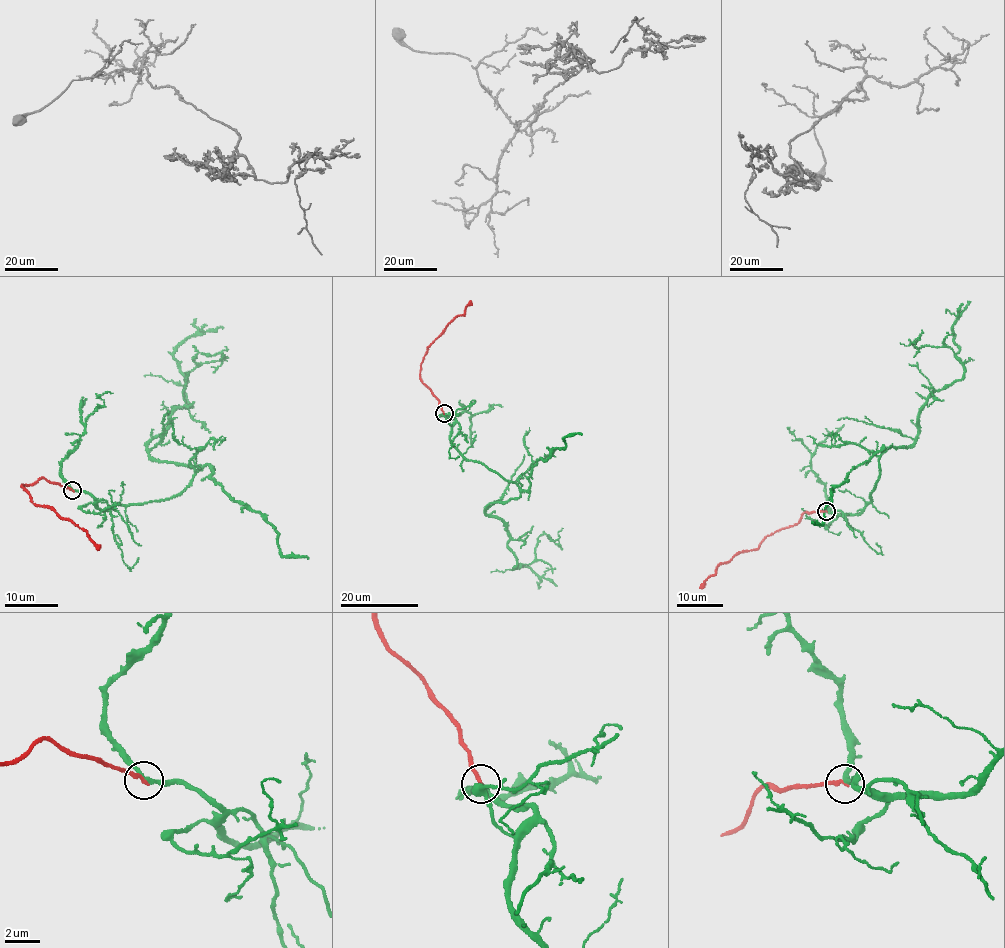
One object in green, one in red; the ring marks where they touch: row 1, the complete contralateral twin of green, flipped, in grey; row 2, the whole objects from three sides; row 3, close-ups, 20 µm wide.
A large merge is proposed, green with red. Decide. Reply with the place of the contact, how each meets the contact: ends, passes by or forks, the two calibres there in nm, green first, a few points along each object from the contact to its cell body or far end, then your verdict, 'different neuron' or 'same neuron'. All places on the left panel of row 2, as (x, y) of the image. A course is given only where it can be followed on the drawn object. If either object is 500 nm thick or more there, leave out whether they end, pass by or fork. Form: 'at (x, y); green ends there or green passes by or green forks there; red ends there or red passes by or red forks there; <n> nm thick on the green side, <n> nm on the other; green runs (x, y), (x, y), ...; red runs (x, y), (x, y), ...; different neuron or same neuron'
at (72, 490); green passes by; red ends there; 240 nm thick on the green side, 240 nm on the other; green runs (72, 490), (107, 511), (182, 491), (200, 468), (147, 444), (191, 407), (192, 358), (222, 353), (213, 372); red runs (72, 490), (42, 478), (29, 485), (21, 485), (34, 503), (50, 507), (61, 517), (73, 521), (99, 549); different neuron

